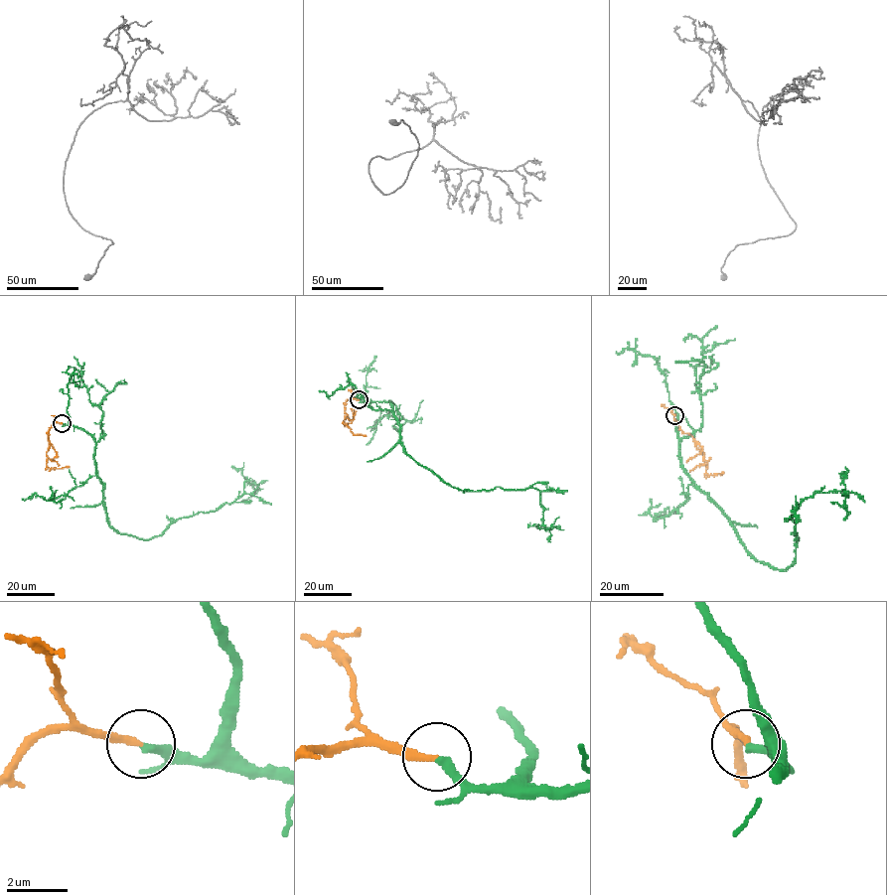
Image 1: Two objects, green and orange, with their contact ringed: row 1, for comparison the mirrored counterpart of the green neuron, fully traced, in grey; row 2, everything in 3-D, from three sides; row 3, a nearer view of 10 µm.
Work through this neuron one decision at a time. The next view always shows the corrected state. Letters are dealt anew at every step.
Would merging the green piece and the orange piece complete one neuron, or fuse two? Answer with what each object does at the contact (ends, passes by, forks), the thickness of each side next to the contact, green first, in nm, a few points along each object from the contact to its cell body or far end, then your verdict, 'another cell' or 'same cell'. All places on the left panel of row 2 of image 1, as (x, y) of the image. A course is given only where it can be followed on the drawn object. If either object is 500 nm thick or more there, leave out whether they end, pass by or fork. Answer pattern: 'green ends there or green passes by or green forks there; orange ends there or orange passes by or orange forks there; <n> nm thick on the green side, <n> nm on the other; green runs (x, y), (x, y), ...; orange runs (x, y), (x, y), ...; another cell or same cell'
green ends there; orange ends there; 280 nm thick on the green side, 240 nm on the other; green runs (62, 423), (94, 440), (106, 520), (120, 533), (161, 534), (233, 503), (254, 483), (241, 501); orange runs (62, 423), (55, 422), (48, 432), (46, 465), (57, 469), (70, 466); same cell

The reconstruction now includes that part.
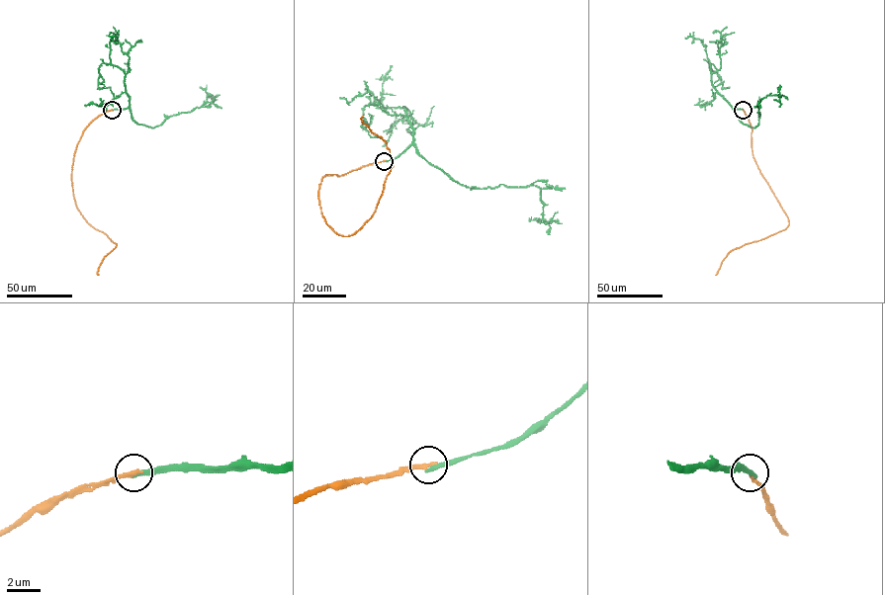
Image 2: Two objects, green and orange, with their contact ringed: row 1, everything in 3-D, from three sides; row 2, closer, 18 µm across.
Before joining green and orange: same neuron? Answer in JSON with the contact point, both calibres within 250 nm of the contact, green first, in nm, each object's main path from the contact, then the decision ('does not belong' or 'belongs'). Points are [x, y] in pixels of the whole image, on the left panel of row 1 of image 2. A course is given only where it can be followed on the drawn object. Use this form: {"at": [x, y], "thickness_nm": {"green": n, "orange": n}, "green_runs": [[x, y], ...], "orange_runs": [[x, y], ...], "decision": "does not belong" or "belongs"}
{"at": [112, 110], "thickness_nm": {"green": 280, "orange": 220}, "green_runs": [[112, 110], [129, 108], [138, 124], [153, 127], [201, 107], [212, 96], [205, 106]], "orange_runs": [[112, 110], [96, 118], [84, 130], [72, 165], [76, 207], [87, 221], [117, 244], [101, 261], [98, 275]], "decision": "does not belong"}

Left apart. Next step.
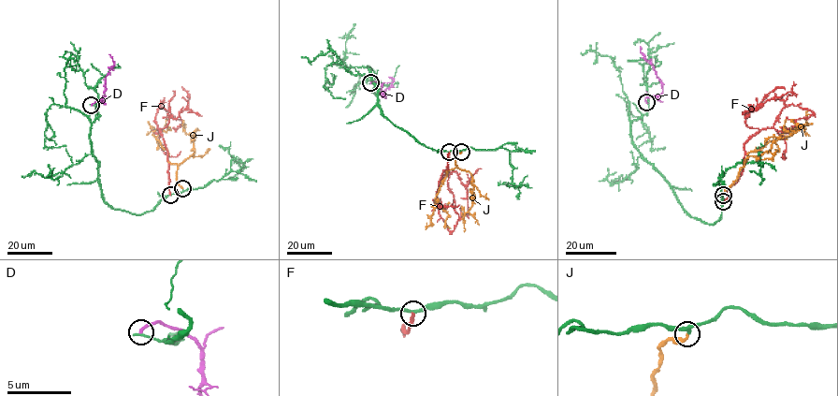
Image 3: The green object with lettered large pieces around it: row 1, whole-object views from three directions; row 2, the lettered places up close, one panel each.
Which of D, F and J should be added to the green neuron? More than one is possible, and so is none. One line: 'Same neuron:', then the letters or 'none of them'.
Same neuron: J

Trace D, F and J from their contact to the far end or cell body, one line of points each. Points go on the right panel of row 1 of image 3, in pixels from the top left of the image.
D: (646, 102), (647, 96), (658, 96), (662, 91), (661, 81), (641, 51), (641, 46)
F: (723, 201), (742, 170), (744, 144), (751, 137), (771, 127), (787, 105), (813, 112), (776, 132)
J: (723, 195), (745, 165), (747, 154), (763, 148), (785, 131), (803, 125), (807, 110)

